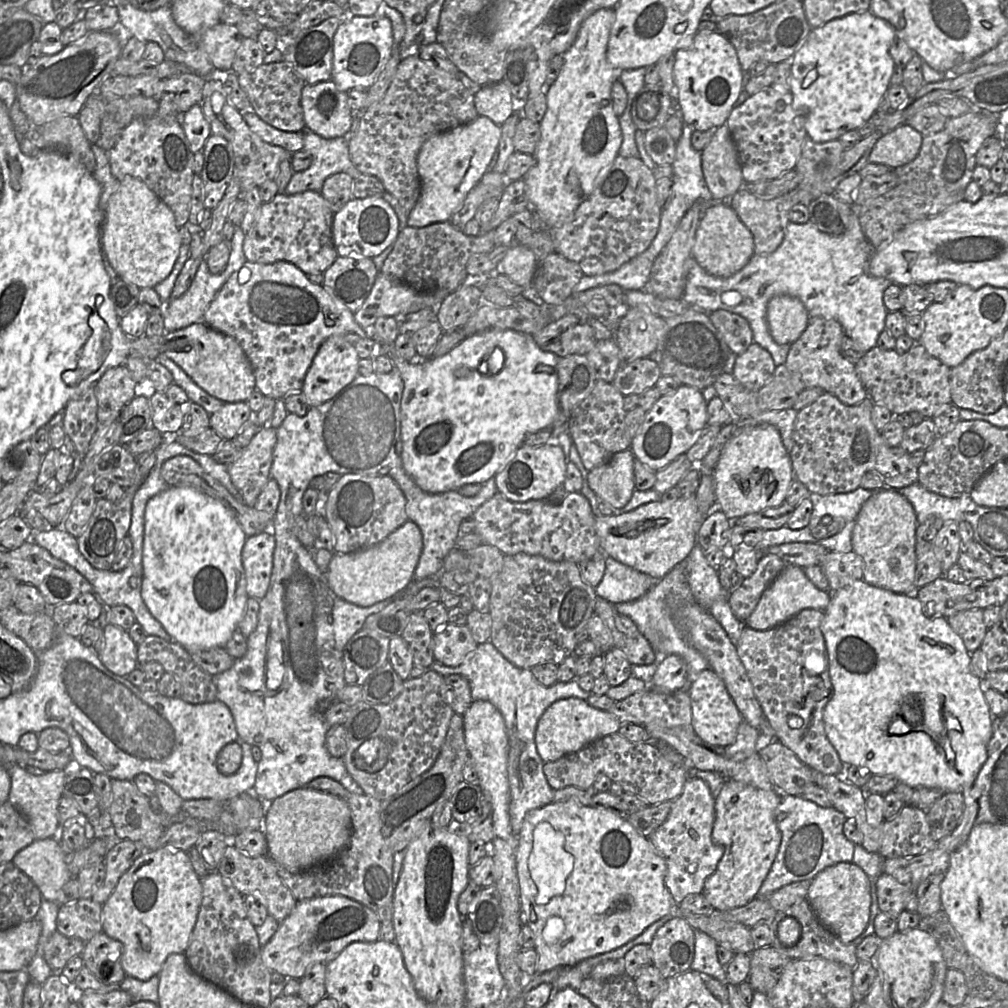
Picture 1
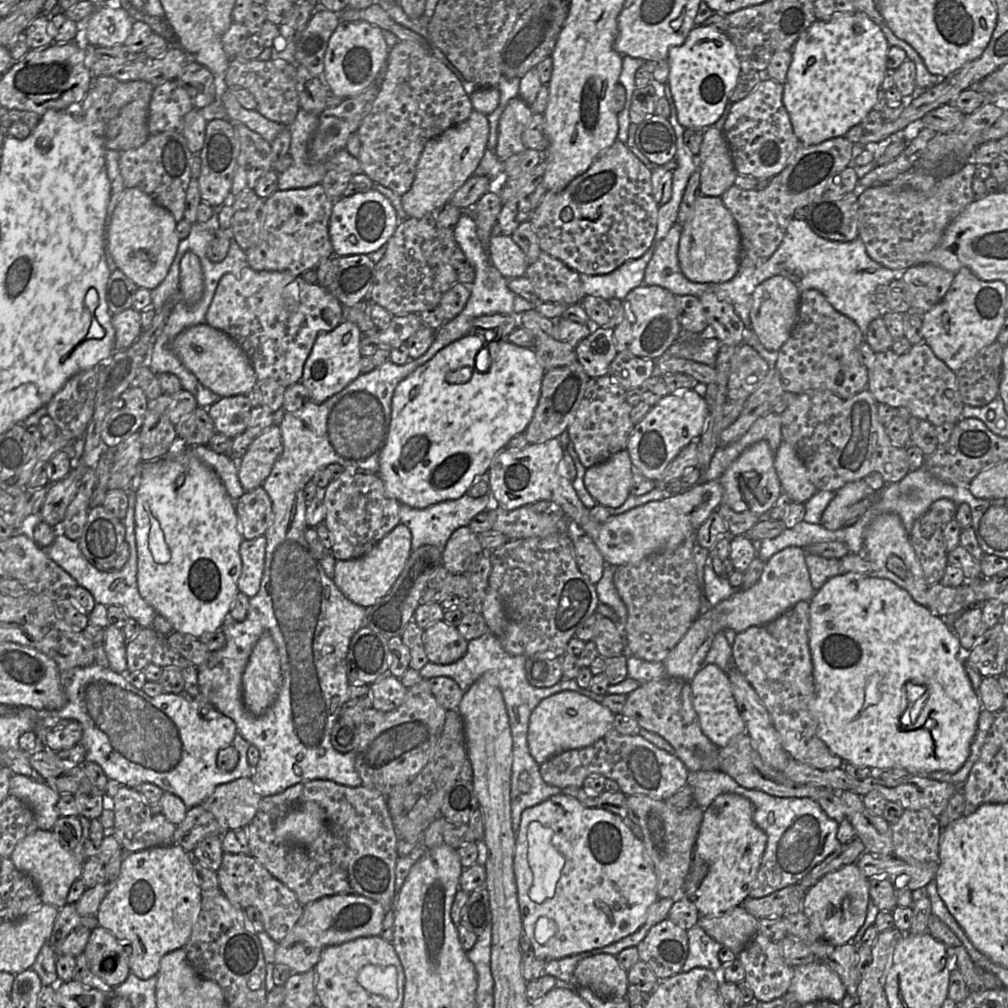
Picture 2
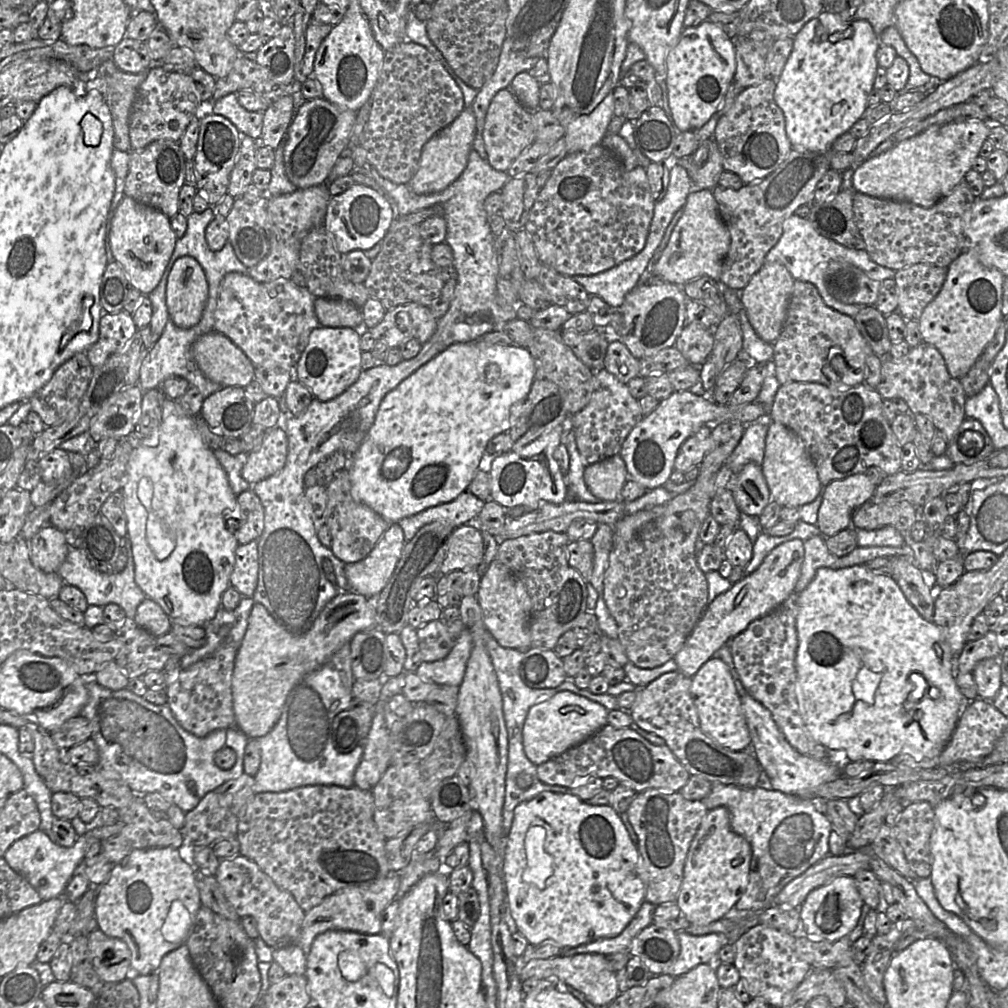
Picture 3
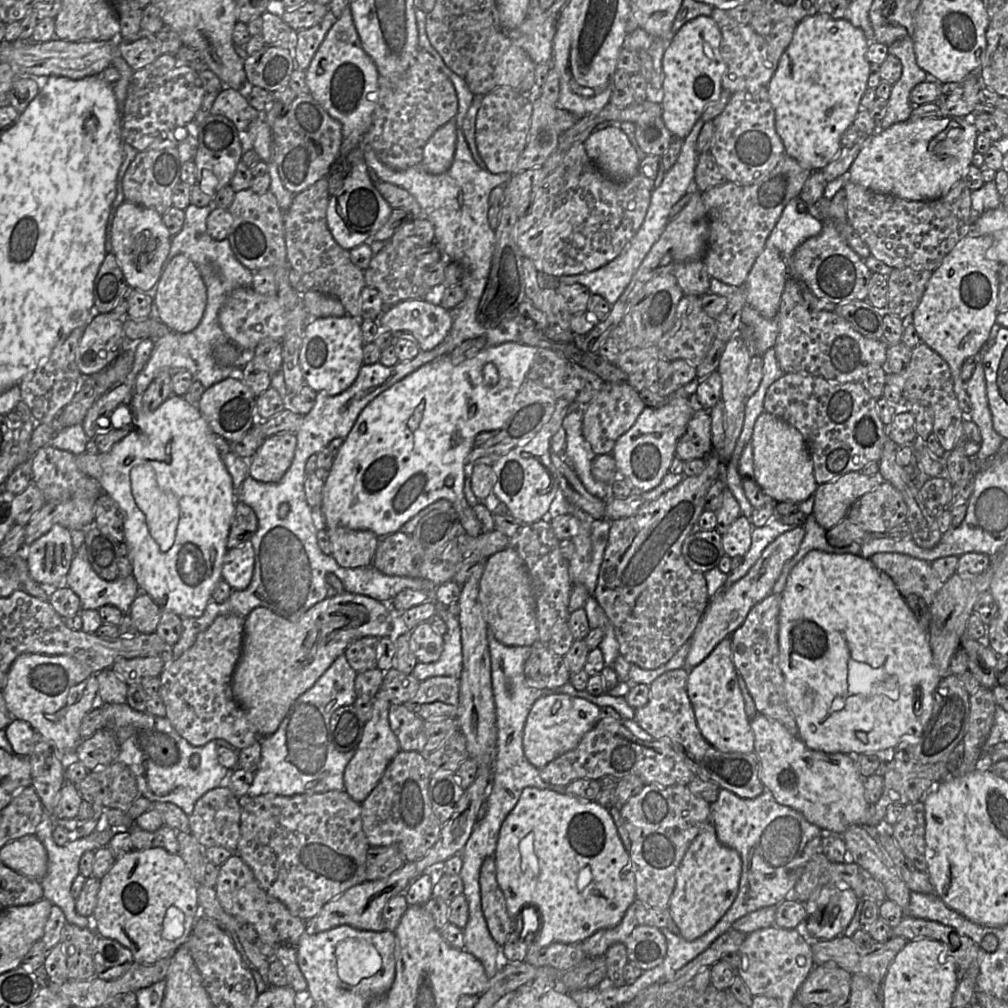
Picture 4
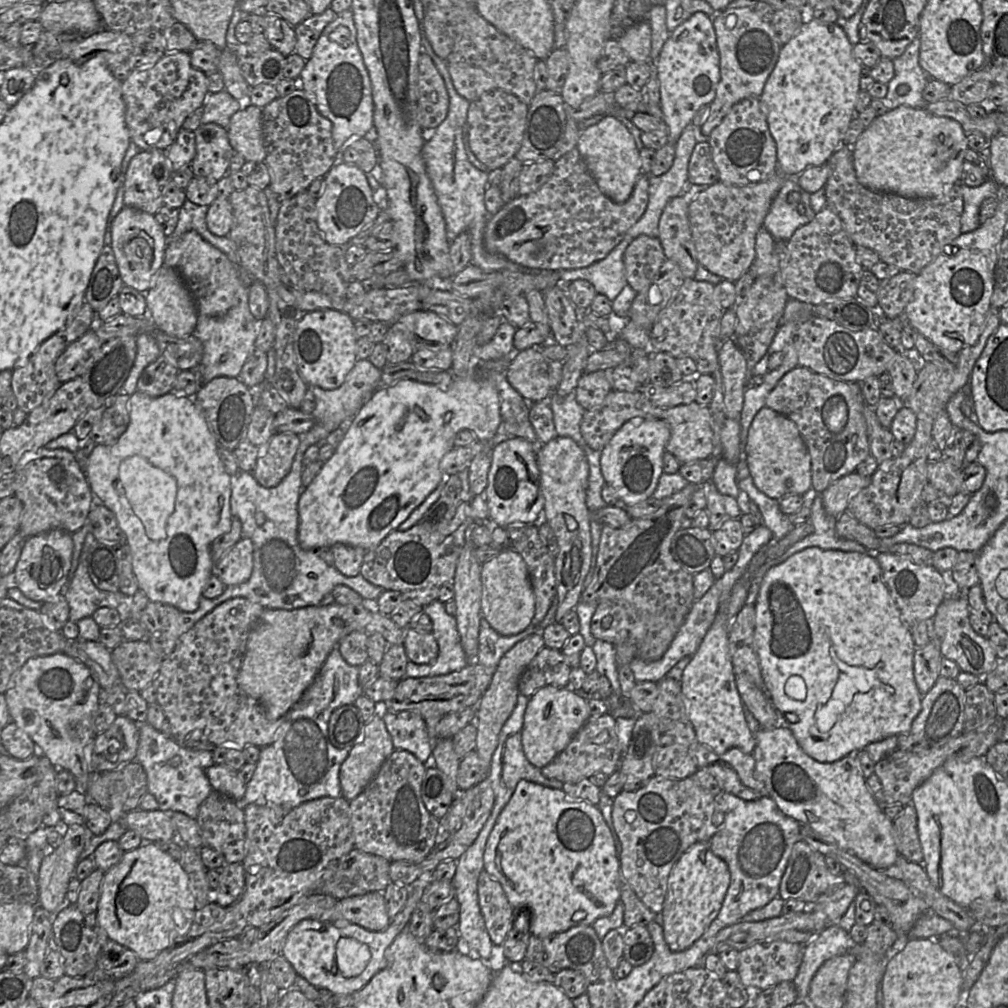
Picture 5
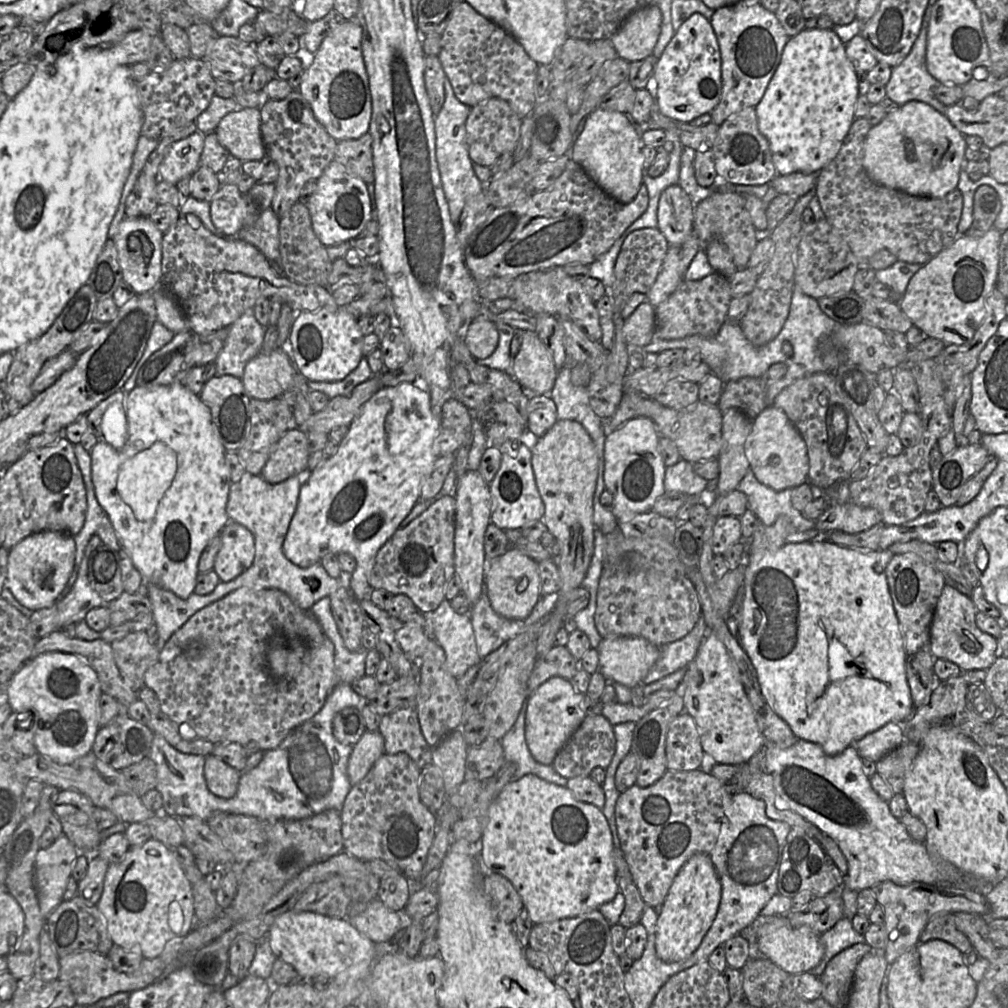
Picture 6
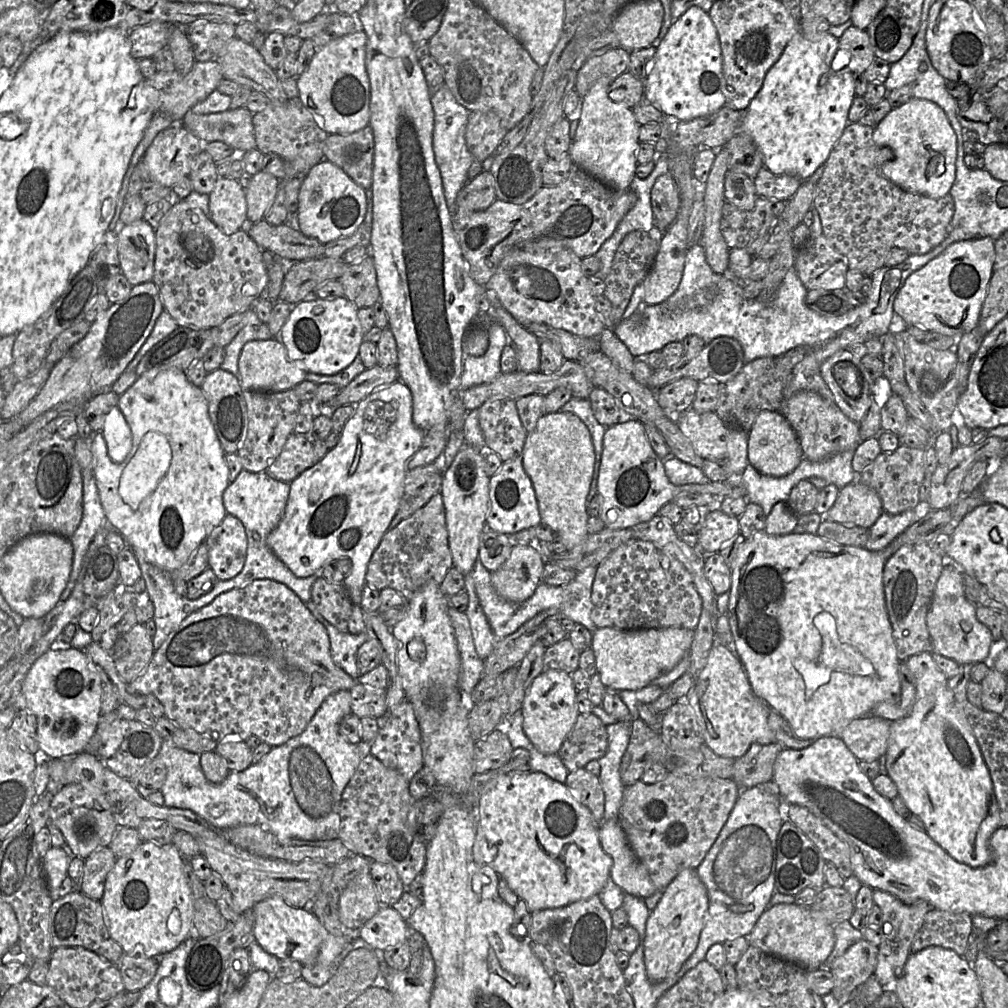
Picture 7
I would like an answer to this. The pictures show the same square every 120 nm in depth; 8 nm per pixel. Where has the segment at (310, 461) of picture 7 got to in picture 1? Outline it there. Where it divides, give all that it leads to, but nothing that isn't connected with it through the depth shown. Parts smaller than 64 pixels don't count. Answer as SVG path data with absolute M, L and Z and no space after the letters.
M270 425L262 426L241 450L238 459L228 465L231 481L241 494L241 500L249 507L254 507L259 494L271 478L276 442L276 429Z

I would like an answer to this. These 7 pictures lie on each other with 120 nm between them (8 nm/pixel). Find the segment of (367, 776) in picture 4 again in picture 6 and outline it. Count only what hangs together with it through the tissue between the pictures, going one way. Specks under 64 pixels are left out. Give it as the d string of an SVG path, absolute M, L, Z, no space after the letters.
M366 730L358 742L353 745L348 760L347 773L351 785L359 783L384 753L384 738L381 733L378 730Z

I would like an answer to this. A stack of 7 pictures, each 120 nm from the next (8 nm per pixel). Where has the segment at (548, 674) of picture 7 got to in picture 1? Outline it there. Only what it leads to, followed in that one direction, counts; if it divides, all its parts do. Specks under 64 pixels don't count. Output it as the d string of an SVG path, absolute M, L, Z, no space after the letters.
M561 699L551 704L540 717L535 731L536 749L545 764L554 762L598 739L617 733L620 723L608 711L596 709L582 699Z

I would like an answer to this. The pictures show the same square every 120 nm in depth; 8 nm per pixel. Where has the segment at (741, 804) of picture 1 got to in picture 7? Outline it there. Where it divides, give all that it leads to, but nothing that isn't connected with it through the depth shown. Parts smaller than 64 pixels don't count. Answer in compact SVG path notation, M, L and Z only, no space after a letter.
M696 869L682 870L664 890L657 906L650 912L644 939L644 963L652 983L659 983L677 974L695 951L709 907L705 885Z

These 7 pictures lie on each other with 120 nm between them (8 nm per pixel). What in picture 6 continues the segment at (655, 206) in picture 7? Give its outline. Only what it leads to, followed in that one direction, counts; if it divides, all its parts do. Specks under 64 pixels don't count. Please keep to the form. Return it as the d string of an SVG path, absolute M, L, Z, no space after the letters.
M679 184L667 187L660 195L658 228L669 245L681 246L693 232L694 204Z

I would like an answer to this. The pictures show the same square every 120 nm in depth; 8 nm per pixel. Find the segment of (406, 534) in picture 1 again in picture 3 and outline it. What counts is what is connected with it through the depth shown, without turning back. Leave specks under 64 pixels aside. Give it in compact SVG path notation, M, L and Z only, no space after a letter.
M392 523L364 559L345 563L350 590L366 598L377 597L391 577L405 542L400 525Z

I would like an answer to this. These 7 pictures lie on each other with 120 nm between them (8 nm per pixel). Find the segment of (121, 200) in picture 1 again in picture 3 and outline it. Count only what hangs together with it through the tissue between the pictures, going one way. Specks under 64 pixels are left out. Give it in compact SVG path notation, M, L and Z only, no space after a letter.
M124 196L116 208L111 222L110 247L114 261L118 262L126 273L132 288L137 289L143 295L150 294L159 284L165 268L173 254L177 237L168 218L160 210L141 204L136 200Z

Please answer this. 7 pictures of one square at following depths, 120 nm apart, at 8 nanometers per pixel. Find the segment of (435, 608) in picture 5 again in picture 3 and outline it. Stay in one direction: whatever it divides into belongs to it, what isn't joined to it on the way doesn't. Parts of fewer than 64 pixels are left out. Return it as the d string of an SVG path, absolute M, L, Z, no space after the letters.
M464 627L445 658L432 662L422 661L415 673L425 681L459 687L465 675L472 646L471 633Z

